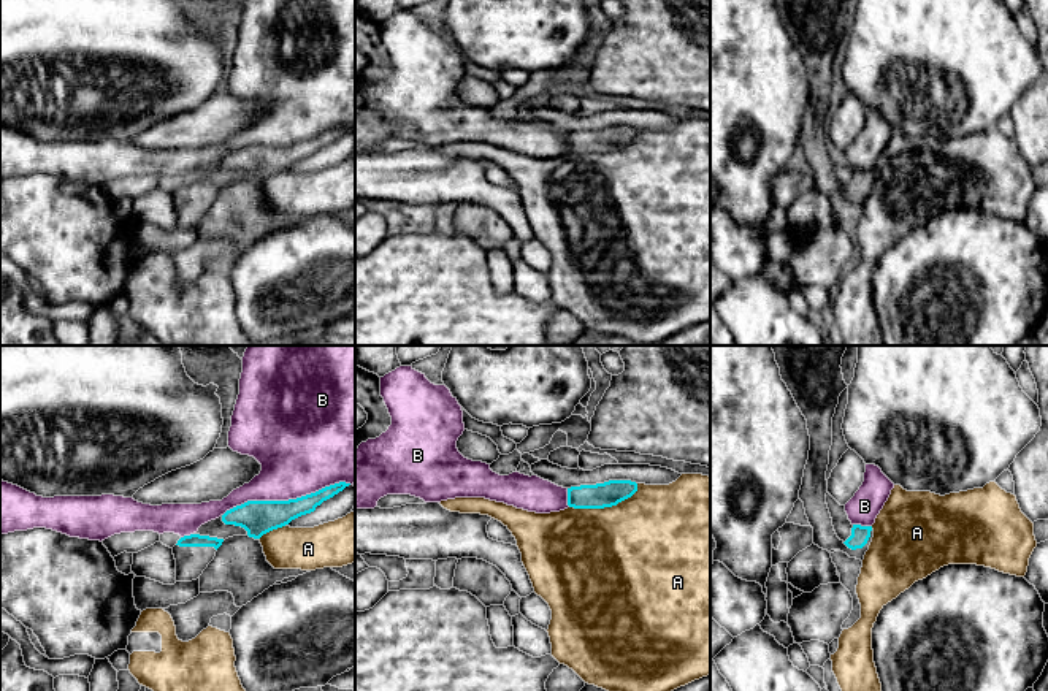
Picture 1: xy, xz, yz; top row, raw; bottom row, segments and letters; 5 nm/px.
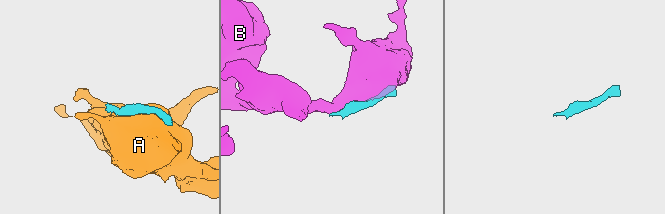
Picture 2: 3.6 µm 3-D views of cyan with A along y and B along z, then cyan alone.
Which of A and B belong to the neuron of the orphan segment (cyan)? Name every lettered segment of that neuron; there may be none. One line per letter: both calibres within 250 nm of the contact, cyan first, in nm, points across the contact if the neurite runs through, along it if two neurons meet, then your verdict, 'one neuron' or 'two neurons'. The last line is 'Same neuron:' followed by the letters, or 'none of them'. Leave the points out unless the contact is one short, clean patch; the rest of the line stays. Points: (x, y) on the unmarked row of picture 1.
A: 130 nm thick on the cyan side, 480 nm on the other; two neurons
B: 180 nm thick on the cyan side, 400 nm on the other; two neurons
Same neuron: none of them

